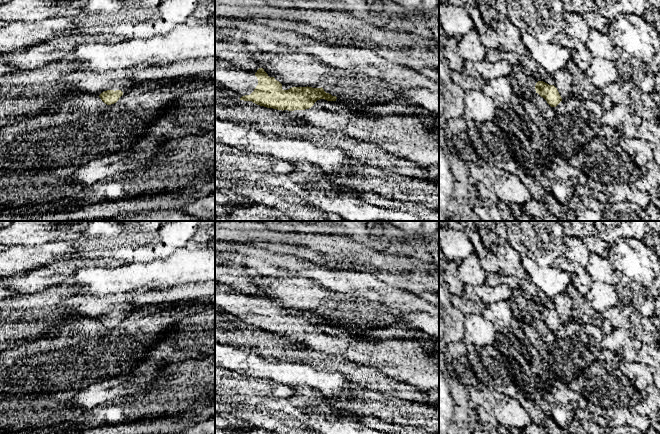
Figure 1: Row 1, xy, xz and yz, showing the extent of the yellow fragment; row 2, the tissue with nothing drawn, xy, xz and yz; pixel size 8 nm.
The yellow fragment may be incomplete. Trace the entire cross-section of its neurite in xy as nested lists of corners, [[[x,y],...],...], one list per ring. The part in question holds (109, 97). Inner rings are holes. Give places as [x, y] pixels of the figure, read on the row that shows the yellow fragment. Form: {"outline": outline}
{"outline": [[[107,90],[102,92],[99,95],[99,97],[105,104],[111,105],[116,103],[122,95],[123,95],[123,92],[121,90],[116,90],[116,91]]]}

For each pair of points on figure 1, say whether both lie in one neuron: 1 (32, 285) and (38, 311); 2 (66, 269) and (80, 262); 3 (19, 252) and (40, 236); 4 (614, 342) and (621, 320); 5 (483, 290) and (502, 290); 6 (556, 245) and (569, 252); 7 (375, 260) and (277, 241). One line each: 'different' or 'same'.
1: different
2: same
3: different
4: different
5: same
6: different
7: same

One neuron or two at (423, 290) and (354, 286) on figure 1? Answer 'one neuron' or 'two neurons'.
two neurons

